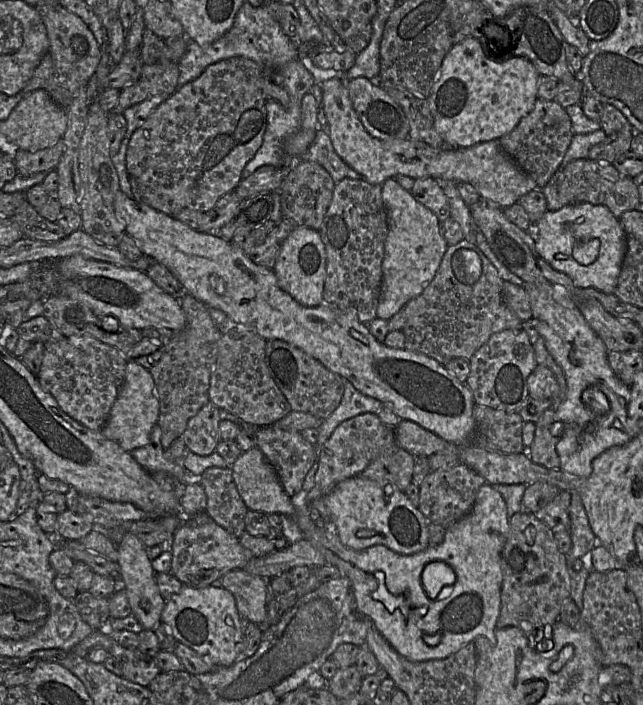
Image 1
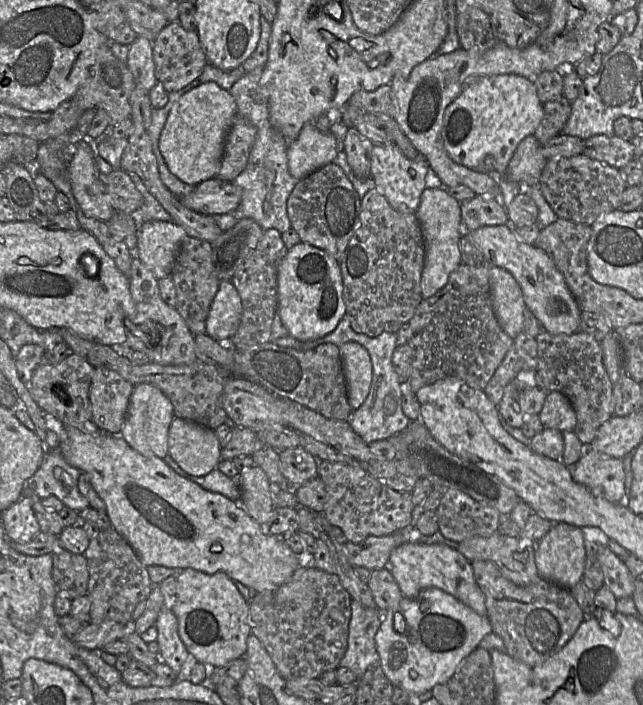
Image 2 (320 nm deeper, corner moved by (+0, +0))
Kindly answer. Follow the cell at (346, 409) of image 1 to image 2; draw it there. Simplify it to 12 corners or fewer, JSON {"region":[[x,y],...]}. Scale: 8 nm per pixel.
{"region":[[343,318],[316,339],[339,348],[356,342],[370,355],[369,394],[348,419],[367,443],[411,423],[392,363],[398,332],[356,333]]}

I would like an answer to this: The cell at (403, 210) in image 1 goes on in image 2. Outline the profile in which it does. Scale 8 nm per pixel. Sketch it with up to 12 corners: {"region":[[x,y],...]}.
{"region":[[426,187],[415,214],[425,247],[428,299],[461,264],[460,203]]}

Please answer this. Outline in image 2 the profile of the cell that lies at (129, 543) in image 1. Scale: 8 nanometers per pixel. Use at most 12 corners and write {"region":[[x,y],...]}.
{"region":[[171,604],[154,626],[160,660],[179,676],[189,652]]}

